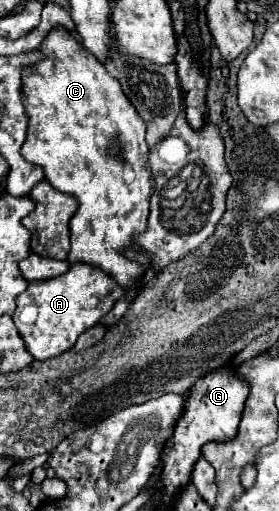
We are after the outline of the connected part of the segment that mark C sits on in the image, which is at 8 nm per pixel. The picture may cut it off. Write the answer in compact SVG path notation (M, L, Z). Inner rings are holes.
M55 26L45 38L43 42L39 44L37 52L43 54L43 60L35 64L35 68L25 68L23 72L23 100L25 100L25 112L27 112L27 120L29 120L29 126L27 126L27 140L23 142L21 146L21 156L27 160L27 162L33 162L37 166L43 168L45 172L45 180L55 188L55 190L61 190L61 192L67 192L67 194L73 194L77 200L79 200L79 210L75 212L75 216L71 218L71 250L69 250L69 262L85 262L85 264L93 264L95 268L101 268L103 272L111 274L121 286L127 288L127 296L123 300L119 300L115 304L115 308L101 320L103 324L111 326L115 324L115 320L119 316L123 316L123 312L131 306L133 302L133 296L137 294L137 290L141 288L141 266L137 262L131 262L123 256L123 248L133 248L137 246L133 242L133 232L137 230L143 230L147 226L147 216L149 216L149 196L153 192L153 178L151 178L151 172L149 172L149 164L147 164L147 154L149 154L149 146L145 142L145 122L141 120L141 116L137 116L137 110L133 108L133 104L127 100L127 96L121 92L121 86L117 84L117 80L113 80L113 76L109 76L109 72L105 70L105 66L91 54L87 52L65 28L61 26ZM113 142L117 144L117 150L111 152L111 146Z

